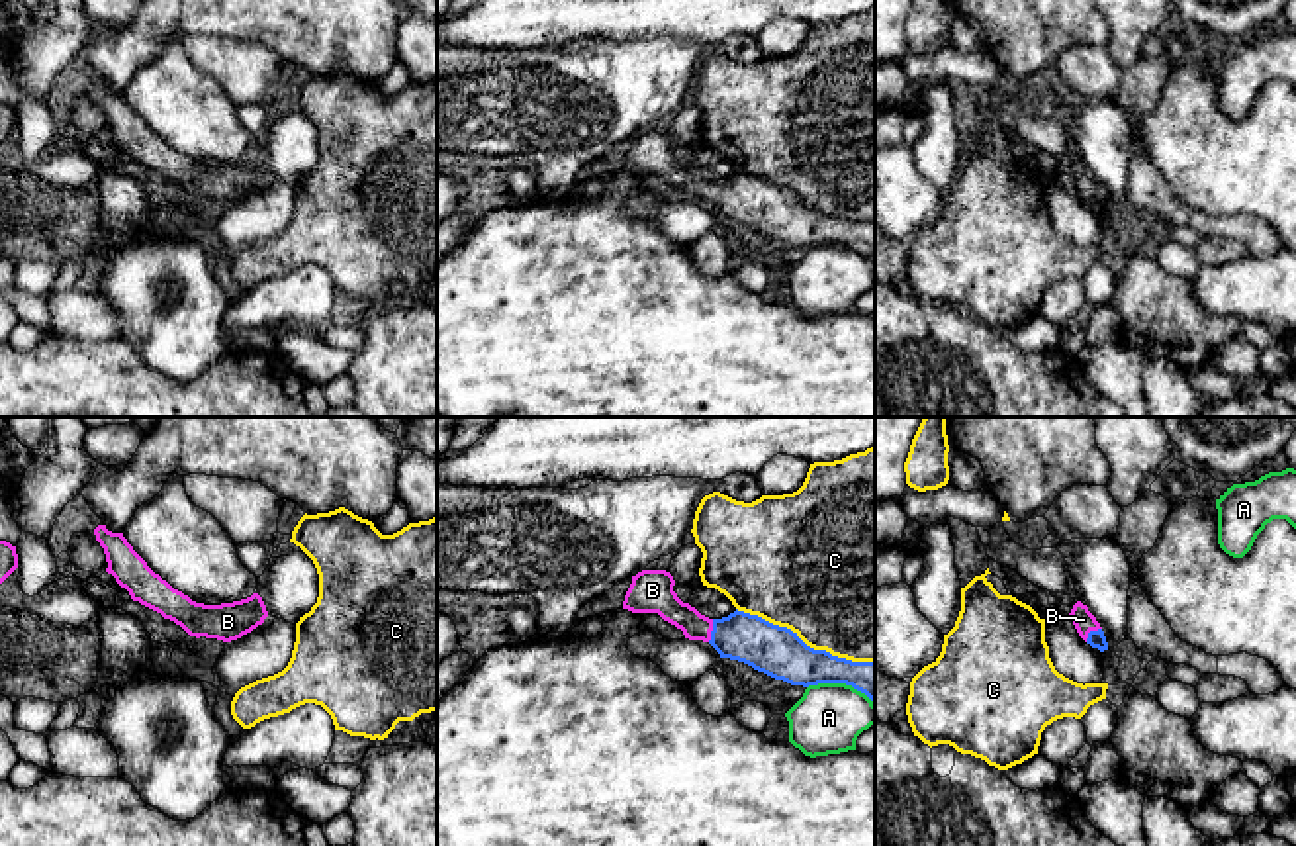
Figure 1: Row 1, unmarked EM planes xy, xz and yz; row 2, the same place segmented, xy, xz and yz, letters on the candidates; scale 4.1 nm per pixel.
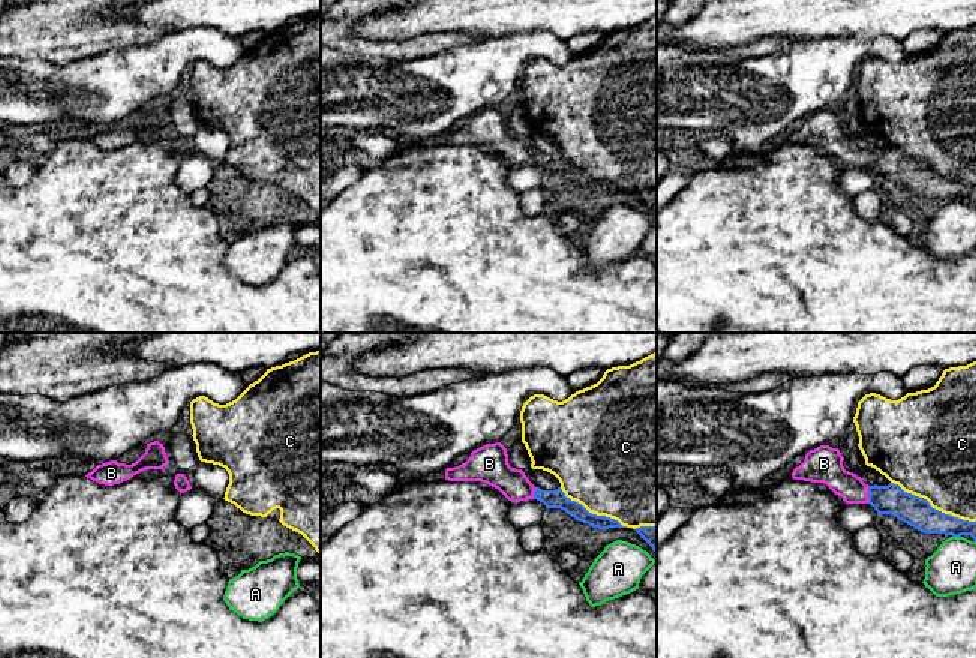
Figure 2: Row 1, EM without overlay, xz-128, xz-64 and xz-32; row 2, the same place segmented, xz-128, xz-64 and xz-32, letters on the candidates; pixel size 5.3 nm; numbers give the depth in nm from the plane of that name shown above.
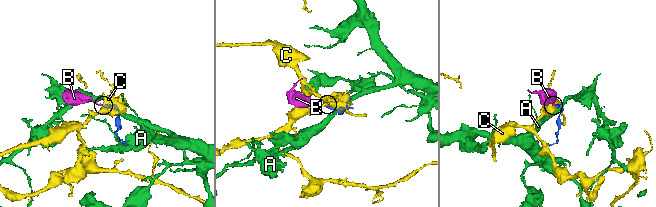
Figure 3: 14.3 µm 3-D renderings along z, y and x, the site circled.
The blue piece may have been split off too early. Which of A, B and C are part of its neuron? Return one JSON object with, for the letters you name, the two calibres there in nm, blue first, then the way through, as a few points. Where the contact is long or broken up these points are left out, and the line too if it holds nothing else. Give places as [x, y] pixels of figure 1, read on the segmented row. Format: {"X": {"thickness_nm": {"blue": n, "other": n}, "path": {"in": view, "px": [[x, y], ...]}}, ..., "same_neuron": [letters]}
{"B": {"thickness_nm": {"blue": 200, "other": 130}, "path": {"in": "xz", "px": [[766, 647], [744, 637], [711, 631], [695, 627], [660, 598]]}}, "same_neuron": ["B"]}

